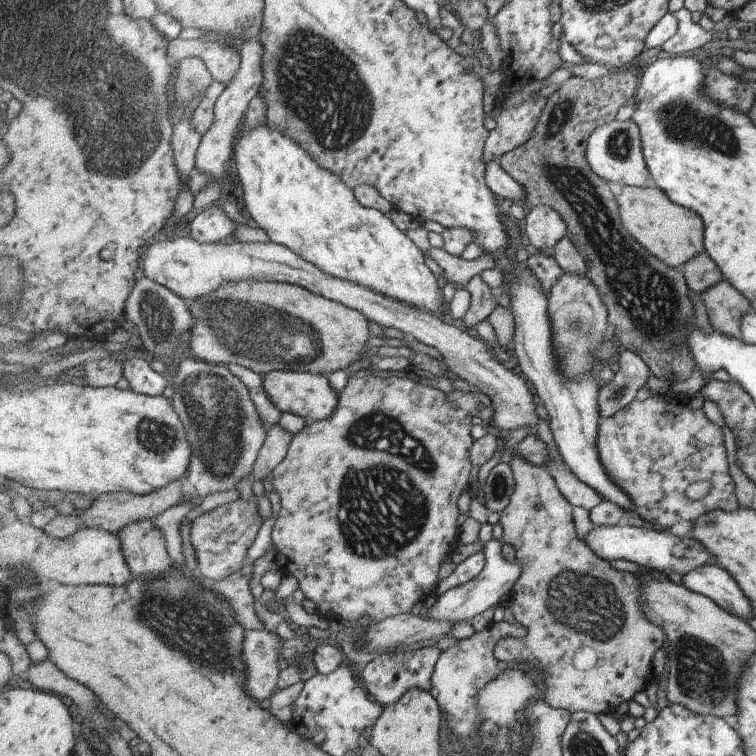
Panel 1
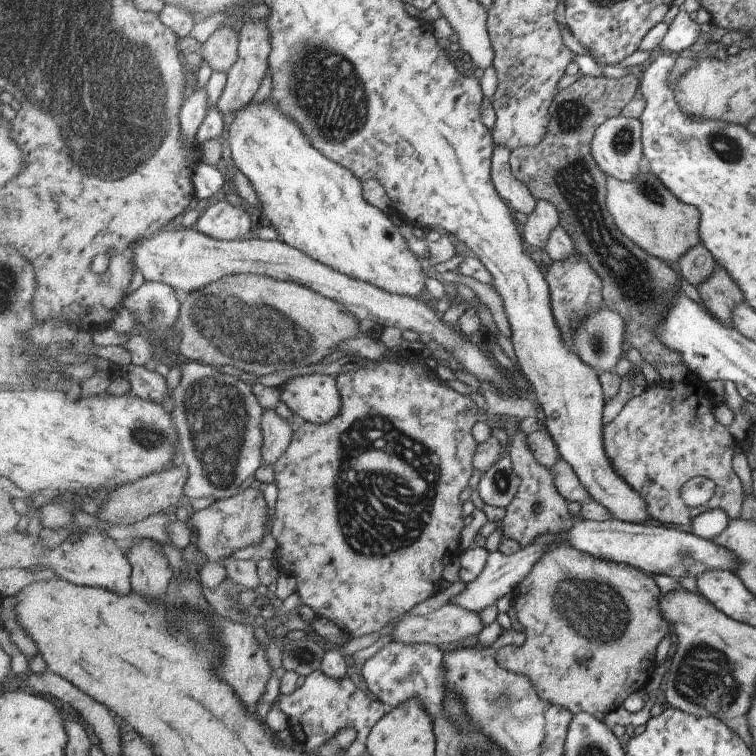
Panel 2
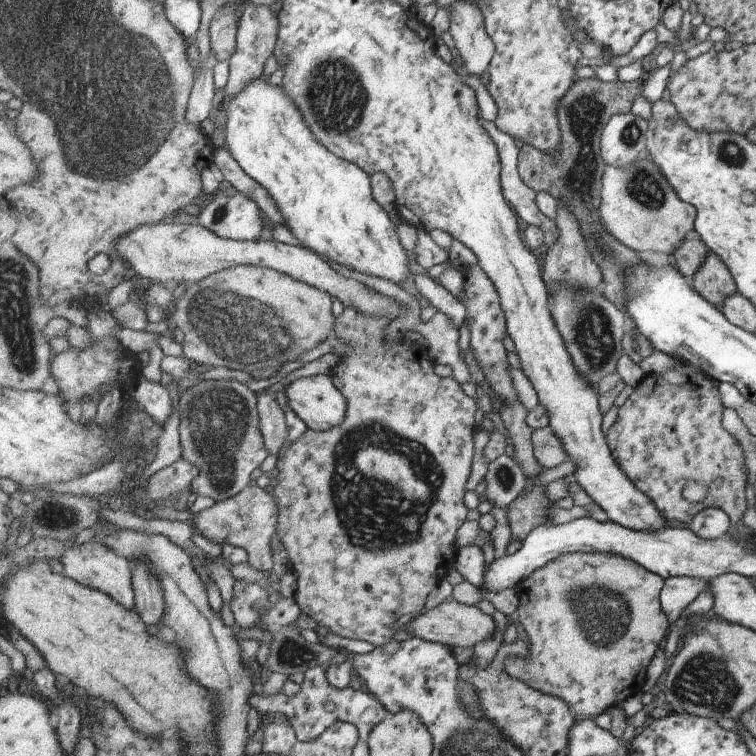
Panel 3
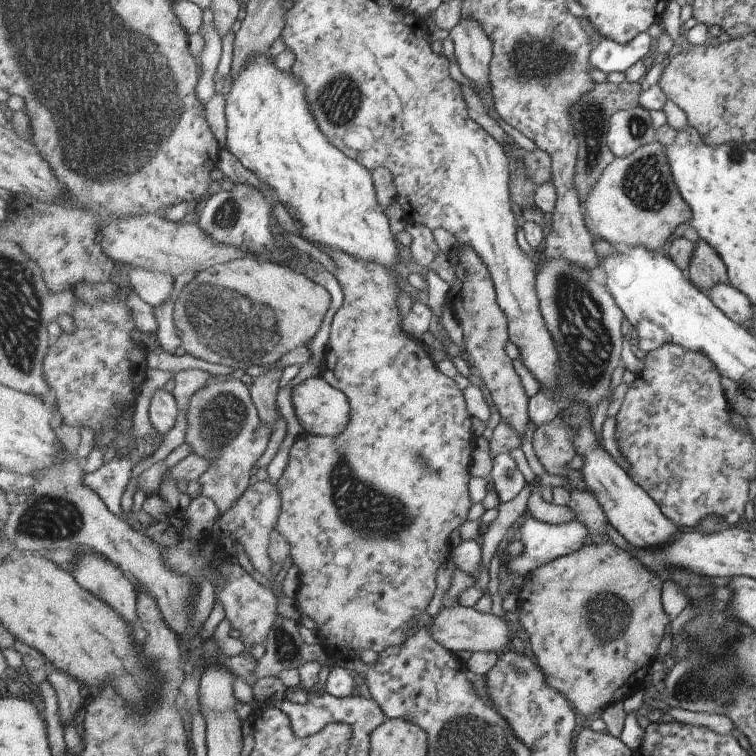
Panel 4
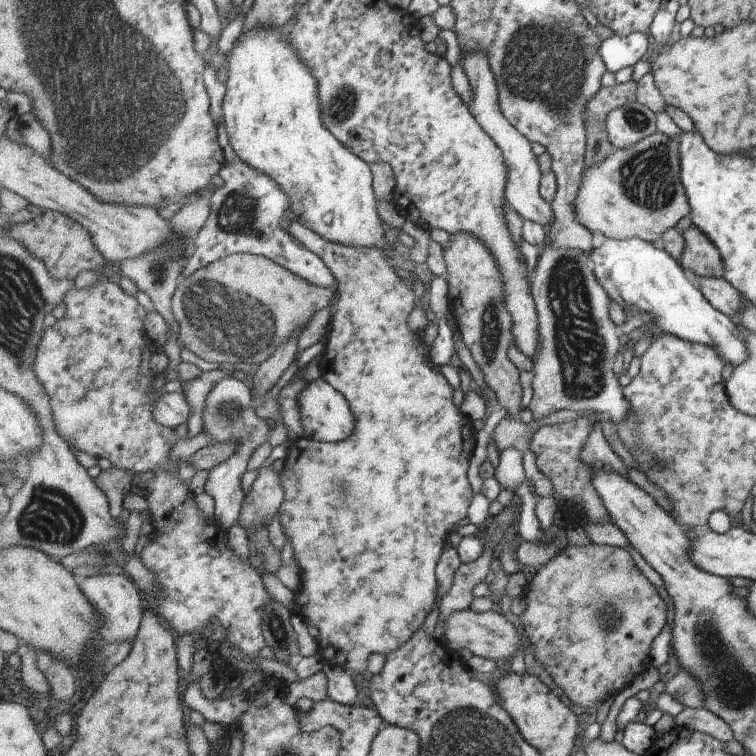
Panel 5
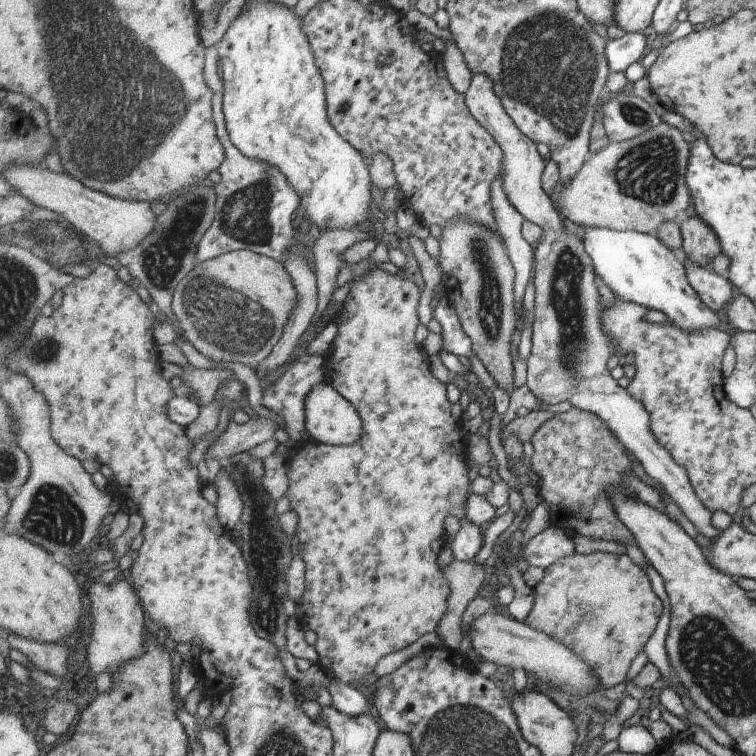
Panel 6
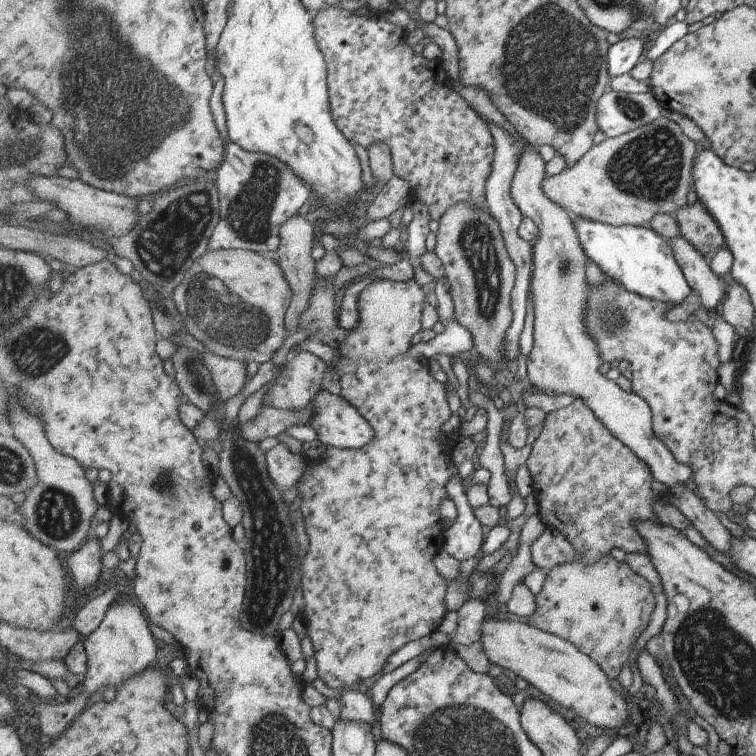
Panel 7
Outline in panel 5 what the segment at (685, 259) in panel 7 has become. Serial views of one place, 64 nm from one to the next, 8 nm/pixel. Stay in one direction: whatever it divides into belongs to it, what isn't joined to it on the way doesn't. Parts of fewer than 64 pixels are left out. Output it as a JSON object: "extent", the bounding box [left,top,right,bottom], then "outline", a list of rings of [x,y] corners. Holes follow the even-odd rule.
{"extent":[694,276,746,319],"outline":[[[696,276],[694,279],[697,290],[701,291],[705,300],[711,304],[715,310],[727,315],[729,319],[735,319],[737,314],[743,309],[746,302],[735,291],[735,288],[722,278],[706,278]]]}

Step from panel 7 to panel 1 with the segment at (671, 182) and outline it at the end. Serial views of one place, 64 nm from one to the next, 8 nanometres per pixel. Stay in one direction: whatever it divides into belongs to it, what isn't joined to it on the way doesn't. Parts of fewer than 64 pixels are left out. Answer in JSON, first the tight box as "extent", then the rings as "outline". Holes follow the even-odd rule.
{"extent":[616,176,704,269],"outline":[[[650,176],[646,187],[616,189],[620,215],[630,233],[651,253],[674,269],[683,269],[689,261],[704,252],[703,230],[700,215],[695,210],[679,206],[661,190]]]}

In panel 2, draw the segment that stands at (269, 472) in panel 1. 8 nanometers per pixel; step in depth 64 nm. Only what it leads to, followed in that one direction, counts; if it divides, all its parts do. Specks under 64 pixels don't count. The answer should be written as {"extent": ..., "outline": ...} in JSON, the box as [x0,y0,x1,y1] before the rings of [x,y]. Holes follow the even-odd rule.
{"extent":[262,411,294,465],"outline":[[[265,411],[262,415],[264,447],[262,465],[274,464],[286,453],[291,444],[294,429],[289,421],[283,420],[275,411]]]}

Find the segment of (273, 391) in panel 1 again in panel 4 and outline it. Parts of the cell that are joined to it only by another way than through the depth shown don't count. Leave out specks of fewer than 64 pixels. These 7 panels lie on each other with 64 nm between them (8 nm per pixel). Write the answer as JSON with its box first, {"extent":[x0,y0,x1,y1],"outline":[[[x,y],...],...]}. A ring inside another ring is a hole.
{"extent":[292,376,351,436],"outline":[[[322,376],[309,378],[292,388],[292,404],[296,410],[296,417],[304,428],[304,434],[322,436],[338,436],[349,425],[351,413],[348,396],[343,391],[333,387]]]}

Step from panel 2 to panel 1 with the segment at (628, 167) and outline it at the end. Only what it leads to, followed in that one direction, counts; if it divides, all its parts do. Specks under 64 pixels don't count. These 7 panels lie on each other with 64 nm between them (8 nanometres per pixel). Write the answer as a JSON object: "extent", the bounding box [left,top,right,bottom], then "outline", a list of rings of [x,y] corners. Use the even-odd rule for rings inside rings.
{"extent":[586,120,650,187],"outline":[[[615,120],[601,125],[588,140],[586,157],[595,174],[606,180],[612,187],[646,187],[649,185],[650,170],[642,146],[640,126],[633,120]]]}

